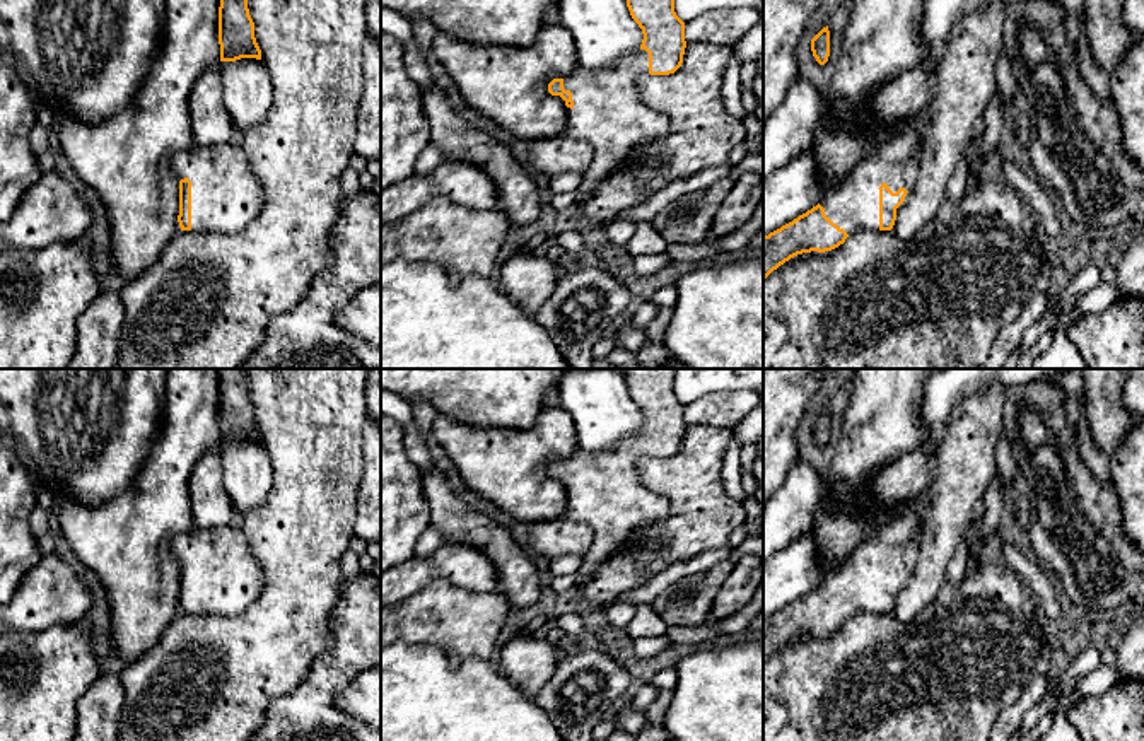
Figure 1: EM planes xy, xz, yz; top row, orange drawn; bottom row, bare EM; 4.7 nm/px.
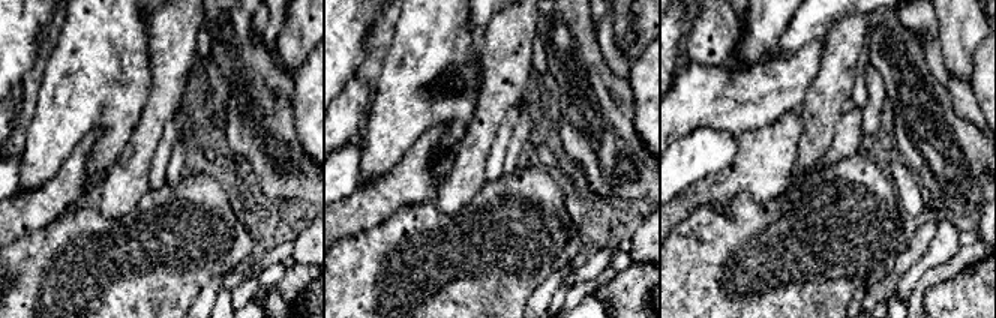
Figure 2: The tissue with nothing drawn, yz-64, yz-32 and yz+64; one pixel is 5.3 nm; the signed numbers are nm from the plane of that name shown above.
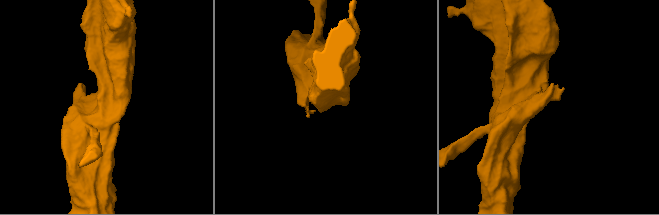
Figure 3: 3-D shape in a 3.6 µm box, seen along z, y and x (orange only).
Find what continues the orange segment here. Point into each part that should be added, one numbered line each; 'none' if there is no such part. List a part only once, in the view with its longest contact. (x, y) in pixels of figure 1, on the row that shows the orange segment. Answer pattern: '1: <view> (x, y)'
1: yz (854, 204)

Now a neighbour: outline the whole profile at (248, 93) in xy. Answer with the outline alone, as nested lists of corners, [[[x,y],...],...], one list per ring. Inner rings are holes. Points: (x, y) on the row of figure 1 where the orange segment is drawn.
[[[241,58],[219,63],[224,104],[232,116],[236,140],[261,123],[273,106],[271,77],[261,60]]]

